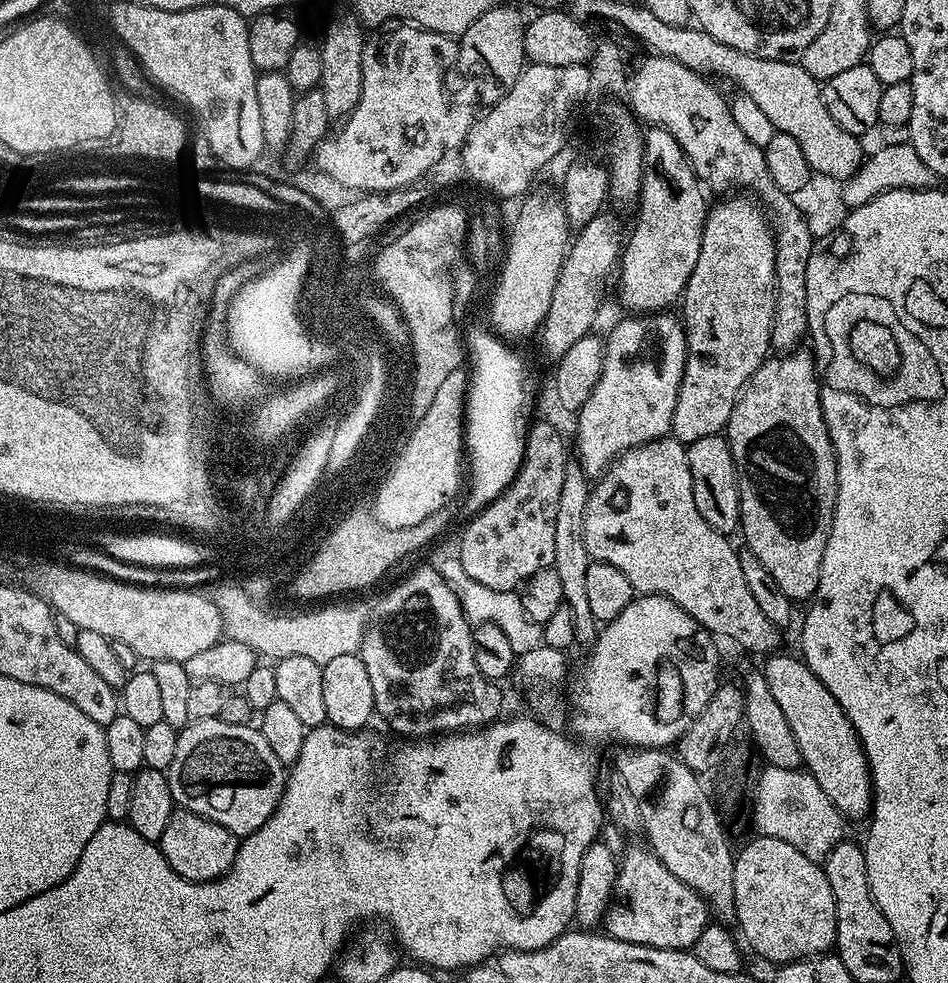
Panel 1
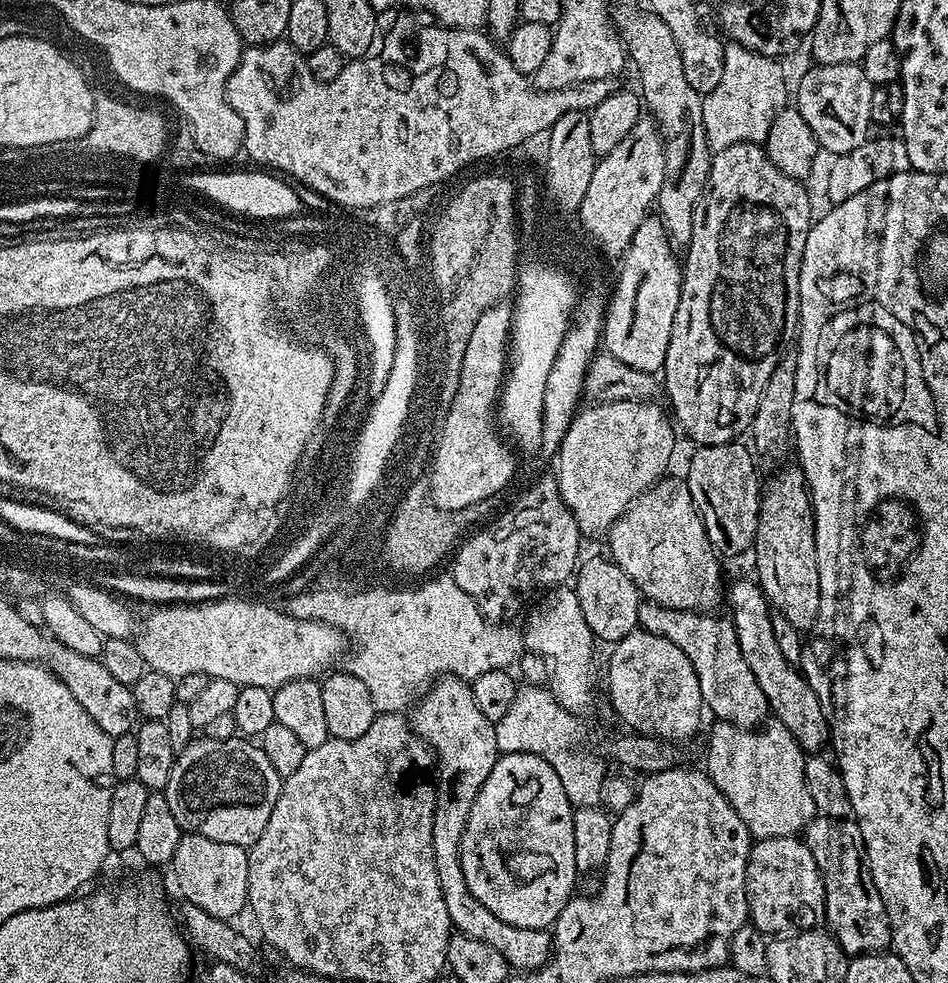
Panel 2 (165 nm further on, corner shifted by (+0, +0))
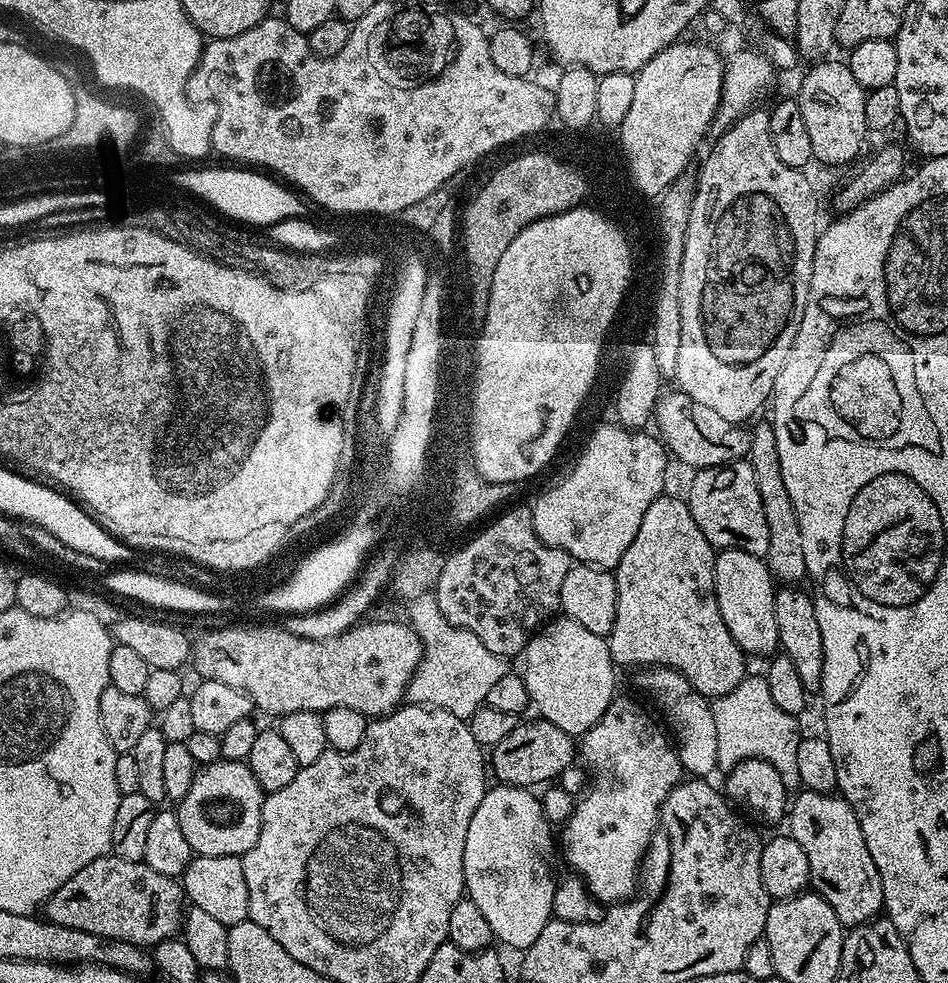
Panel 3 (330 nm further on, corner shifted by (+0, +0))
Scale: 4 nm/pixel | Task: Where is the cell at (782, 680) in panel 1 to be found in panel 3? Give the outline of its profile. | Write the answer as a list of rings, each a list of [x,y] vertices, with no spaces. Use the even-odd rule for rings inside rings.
[[[726,548],[716,553],[714,562],[714,586],[718,598],[718,610],[722,610],[722,622],[730,630],[730,638],[749,657],[768,658],[780,648],[778,618],[774,618],[774,602],[778,591],[772,571],[761,557],[746,554],[746,550]]]

